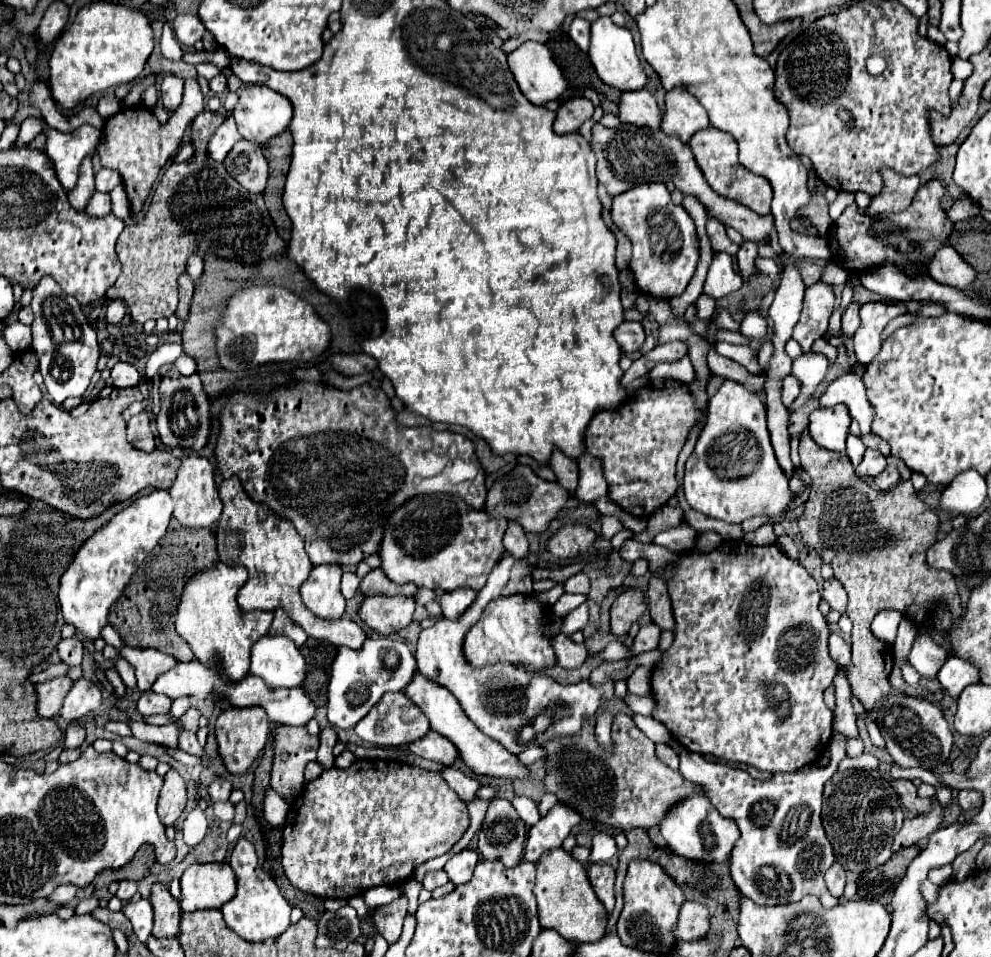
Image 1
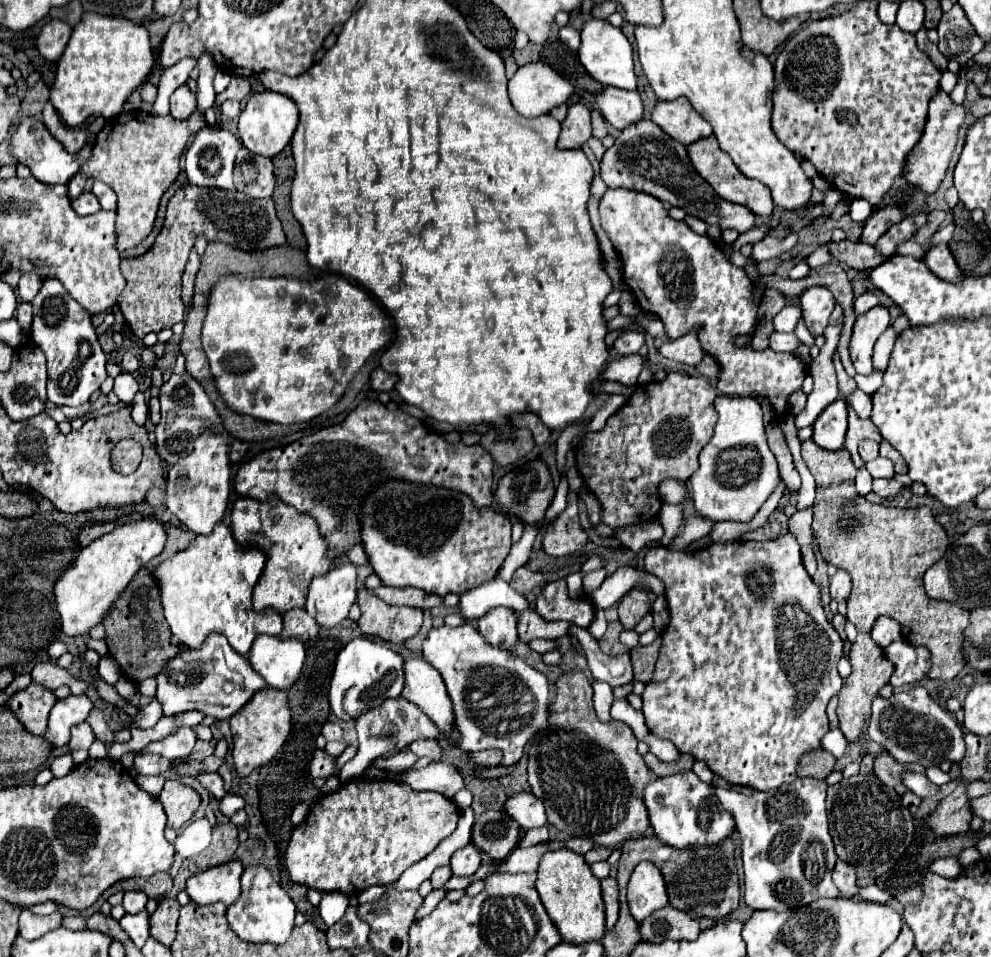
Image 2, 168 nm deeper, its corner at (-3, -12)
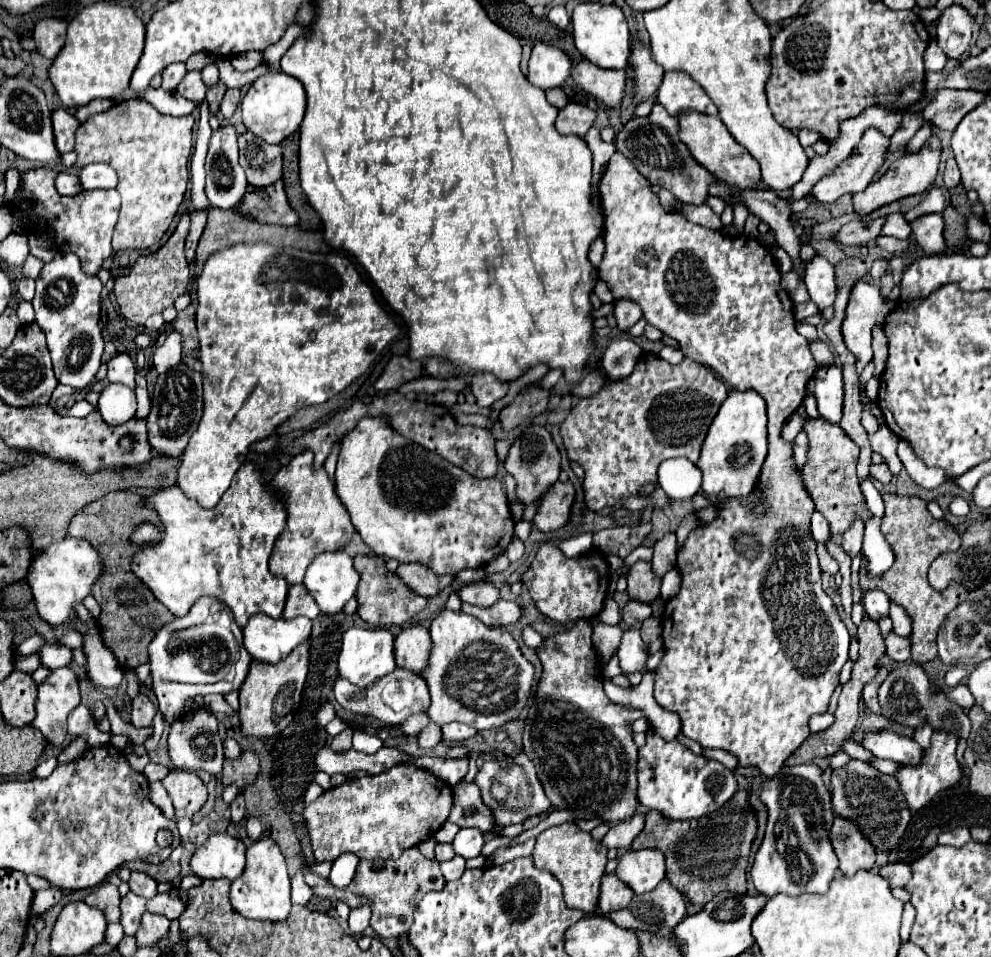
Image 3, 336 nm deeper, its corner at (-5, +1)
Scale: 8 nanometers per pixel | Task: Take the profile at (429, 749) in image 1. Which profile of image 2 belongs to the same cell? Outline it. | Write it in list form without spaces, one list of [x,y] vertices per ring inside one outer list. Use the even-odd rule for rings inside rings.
[[[416,739],[408,747],[416,757],[428,757],[430,761],[440,761],[442,759],[442,747],[436,739]]]

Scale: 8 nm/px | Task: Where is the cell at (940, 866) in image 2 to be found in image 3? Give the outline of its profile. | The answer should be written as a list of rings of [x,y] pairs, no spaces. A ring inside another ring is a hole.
[[[952,828],[952,830],[946,830],[938,836],[938,844],[952,846],[952,848],[962,848],[968,840],[970,840],[968,828]]]

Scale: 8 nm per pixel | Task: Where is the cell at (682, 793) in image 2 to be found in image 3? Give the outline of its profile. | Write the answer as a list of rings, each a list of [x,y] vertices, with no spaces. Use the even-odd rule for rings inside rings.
[[[652,728],[646,732],[646,744],[638,748],[638,802],[646,810],[660,810],[670,820],[700,818],[724,806],[738,790],[736,776],[716,760],[696,756],[680,740],[664,740]]]

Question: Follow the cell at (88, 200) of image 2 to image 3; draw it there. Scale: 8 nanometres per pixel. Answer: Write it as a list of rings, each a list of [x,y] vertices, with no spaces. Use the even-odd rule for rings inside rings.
[[[62,172],[62,174],[58,174],[58,178],[56,178],[56,190],[60,192],[60,194],[64,194],[64,196],[76,196],[76,194],[80,194],[82,190],[80,190],[80,180],[76,178],[76,174],[72,174],[72,172]]]

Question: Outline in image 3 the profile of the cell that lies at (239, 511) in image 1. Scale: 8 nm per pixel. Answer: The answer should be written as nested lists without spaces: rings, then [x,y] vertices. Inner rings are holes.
[[[310,450],[296,454],[288,466],[282,466],[272,480],[272,486],[280,488],[286,496],[288,520],[284,532],[276,538],[276,546],[270,558],[270,570],[272,574],[286,578],[288,584],[300,584],[304,580],[308,564],[318,554],[342,550],[352,540],[354,526],[326,470],[314,470],[314,454]]]

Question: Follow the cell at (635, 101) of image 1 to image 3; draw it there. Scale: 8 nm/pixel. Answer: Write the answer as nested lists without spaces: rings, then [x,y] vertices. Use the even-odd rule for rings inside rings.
[[[580,60],[572,66],[572,78],[584,92],[596,96],[606,106],[620,106],[624,98],[624,70],[604,70],[590,60]]]

